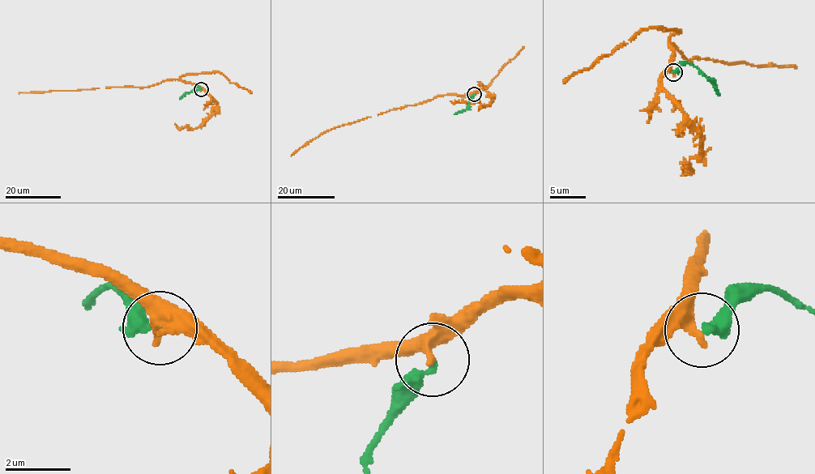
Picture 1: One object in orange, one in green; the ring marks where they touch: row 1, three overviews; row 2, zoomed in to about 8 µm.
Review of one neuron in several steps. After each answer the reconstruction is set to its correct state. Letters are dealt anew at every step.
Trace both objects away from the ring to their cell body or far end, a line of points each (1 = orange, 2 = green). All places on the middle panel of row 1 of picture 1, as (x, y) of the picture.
1: (474, 94), (435, 96), (416, 104), (393, 108), (332, 128), (308, 141), (291, 155)
2: (475, 94), (466, 110), (454, 114)

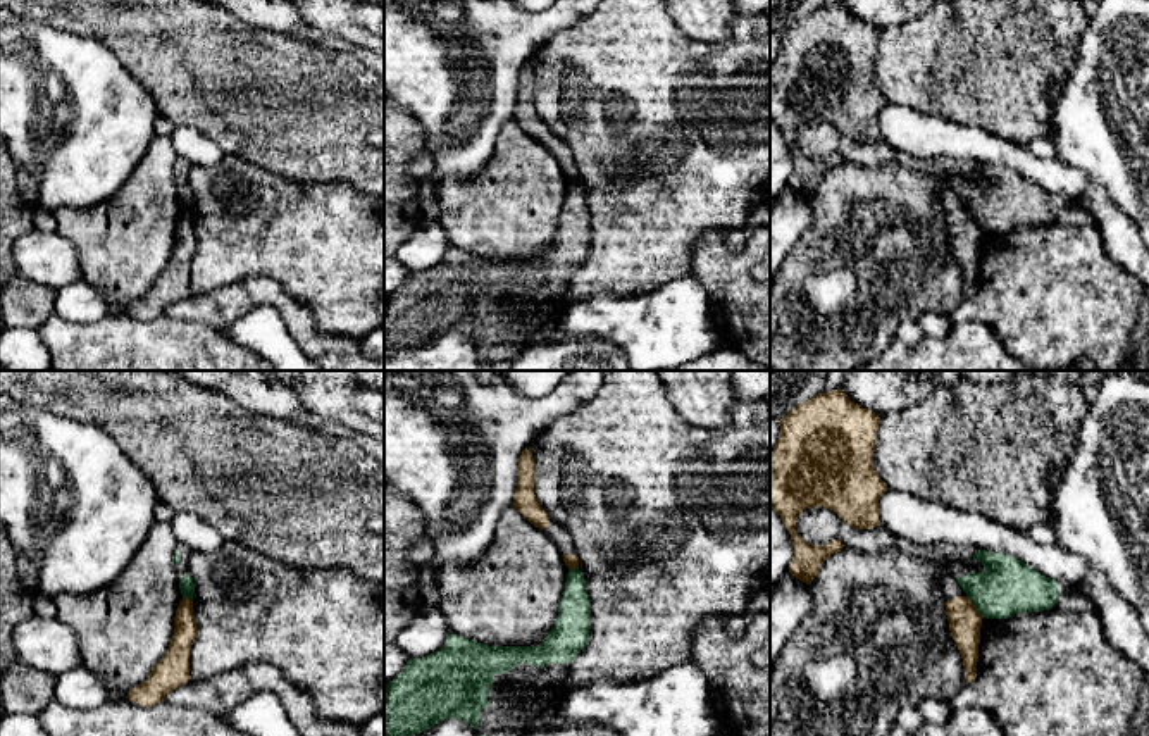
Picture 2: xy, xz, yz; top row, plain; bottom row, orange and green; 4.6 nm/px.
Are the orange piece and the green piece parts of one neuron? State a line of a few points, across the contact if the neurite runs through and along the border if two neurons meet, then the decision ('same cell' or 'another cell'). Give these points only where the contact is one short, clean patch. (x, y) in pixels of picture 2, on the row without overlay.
line yz (967, 209), (982, 231); another cell

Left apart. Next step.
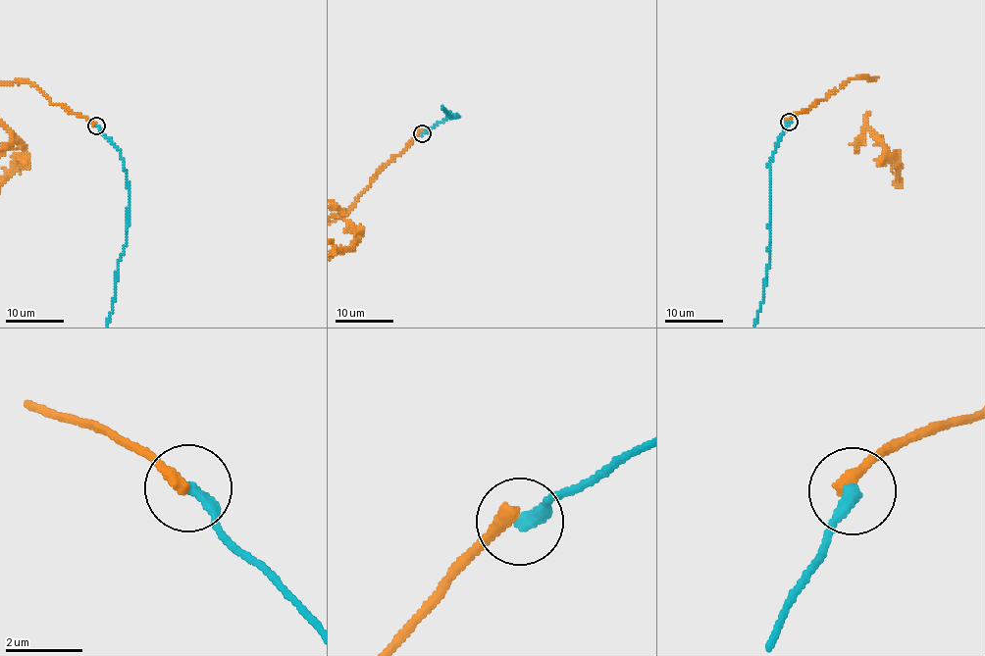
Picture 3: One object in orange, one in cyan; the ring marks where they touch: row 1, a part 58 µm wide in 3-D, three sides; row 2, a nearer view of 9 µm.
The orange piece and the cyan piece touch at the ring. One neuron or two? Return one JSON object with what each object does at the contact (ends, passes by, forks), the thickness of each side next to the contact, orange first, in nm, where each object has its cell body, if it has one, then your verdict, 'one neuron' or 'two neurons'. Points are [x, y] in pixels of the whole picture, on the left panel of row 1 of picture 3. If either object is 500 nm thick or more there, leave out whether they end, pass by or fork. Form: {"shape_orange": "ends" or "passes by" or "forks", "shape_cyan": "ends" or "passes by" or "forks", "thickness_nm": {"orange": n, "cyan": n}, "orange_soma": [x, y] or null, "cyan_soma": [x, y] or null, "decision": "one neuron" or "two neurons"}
{"shape_orange": "ends", "shape_cyan": "ends", "thickness_nm": {"orange": 360, "cyan": 320}, "orange_soma": null, "cyan_soma": null, "decision": "two neurons"}

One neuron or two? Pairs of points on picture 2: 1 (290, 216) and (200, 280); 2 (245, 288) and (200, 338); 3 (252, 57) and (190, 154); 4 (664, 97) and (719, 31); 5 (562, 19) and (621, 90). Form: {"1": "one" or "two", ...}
{"1": "one", "2": "two", "3": "two", "4": "two", "5": "two"}

